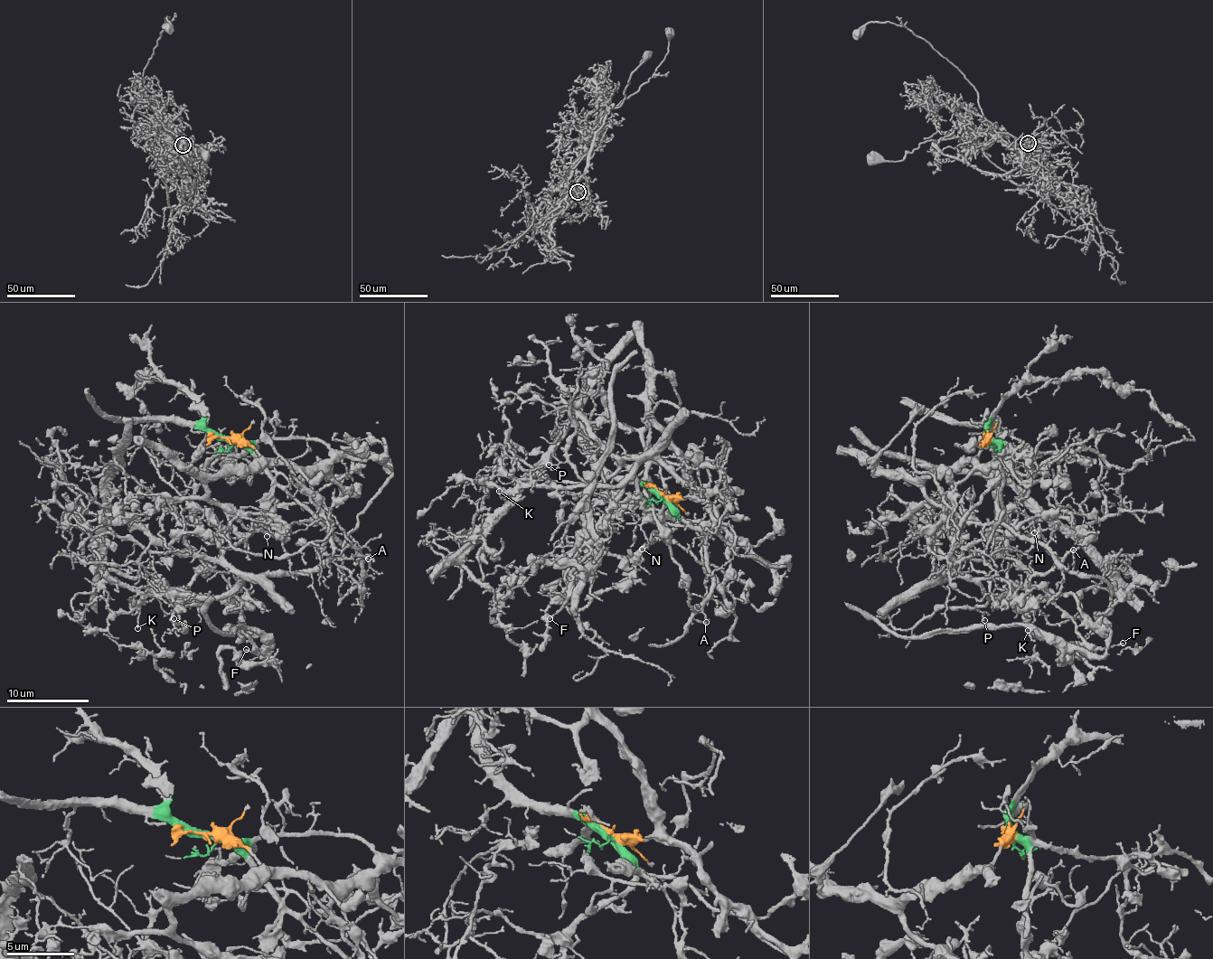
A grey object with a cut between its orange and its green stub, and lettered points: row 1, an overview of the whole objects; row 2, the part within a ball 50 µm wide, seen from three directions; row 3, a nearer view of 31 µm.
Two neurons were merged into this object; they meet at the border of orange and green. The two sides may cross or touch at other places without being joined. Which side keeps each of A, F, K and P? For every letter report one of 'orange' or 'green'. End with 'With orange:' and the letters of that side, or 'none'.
A: green
F: orange
K: orange
P: orange
With orange: F, K, P

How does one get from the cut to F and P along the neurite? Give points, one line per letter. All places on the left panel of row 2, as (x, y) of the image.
F: (224, 437), (244, 439), (306, 478), (332, 553), (298, 572), (240, 578), (239, 624), (256, 650), (246, 649)
P: (224, 437), (244, 439), (306, 478), (332, 553), (313, 568), (239, 577), (173, 618)

